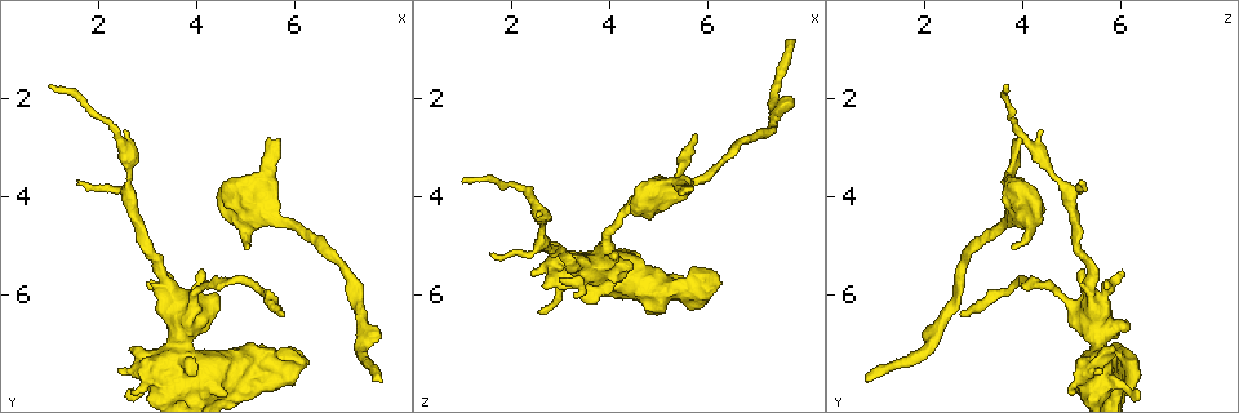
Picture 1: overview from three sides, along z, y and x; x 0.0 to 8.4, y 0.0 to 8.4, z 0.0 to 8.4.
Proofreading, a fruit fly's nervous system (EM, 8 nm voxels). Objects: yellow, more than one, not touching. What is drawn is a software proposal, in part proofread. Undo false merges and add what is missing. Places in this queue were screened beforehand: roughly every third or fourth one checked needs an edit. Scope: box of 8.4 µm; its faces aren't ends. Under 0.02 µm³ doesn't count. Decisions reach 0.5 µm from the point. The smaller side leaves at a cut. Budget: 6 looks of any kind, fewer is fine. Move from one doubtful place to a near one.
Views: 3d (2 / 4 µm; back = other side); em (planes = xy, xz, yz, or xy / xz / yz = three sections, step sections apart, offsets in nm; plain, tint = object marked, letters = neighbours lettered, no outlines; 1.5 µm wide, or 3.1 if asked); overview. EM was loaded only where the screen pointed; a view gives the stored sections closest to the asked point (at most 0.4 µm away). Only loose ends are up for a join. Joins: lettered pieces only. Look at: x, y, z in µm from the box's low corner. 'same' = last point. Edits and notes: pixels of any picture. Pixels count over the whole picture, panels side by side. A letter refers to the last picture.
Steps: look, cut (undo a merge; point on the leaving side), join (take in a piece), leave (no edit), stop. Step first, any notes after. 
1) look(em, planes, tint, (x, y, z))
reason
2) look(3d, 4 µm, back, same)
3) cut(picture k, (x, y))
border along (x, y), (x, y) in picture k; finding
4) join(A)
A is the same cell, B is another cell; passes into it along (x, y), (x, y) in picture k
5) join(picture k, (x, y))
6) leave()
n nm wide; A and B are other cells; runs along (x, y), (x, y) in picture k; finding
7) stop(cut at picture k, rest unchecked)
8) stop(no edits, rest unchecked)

look(em, planes, letters, (5.05, 5.05, 3.75))
free end

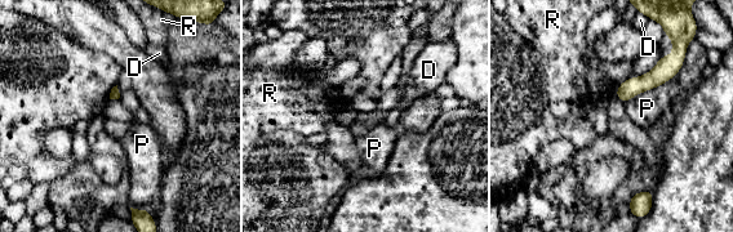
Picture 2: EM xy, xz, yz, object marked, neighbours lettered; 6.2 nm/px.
leave()
D, P and R are other cells; runs along (676, 52), (653, 79), (620, 94) in picture 2; none of them fits

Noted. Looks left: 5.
look(em, yz, step 8, letters, (7.80, 7.70, 0.85))
an open end

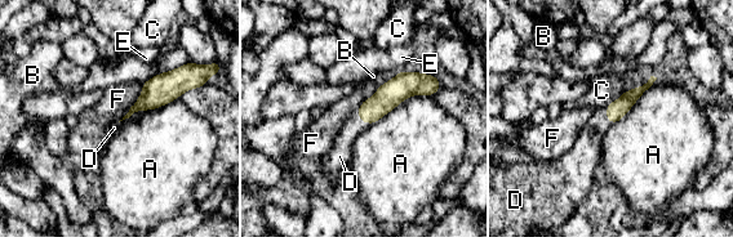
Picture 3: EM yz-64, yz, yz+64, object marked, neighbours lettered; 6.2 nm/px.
look(em, planes, letters, same)

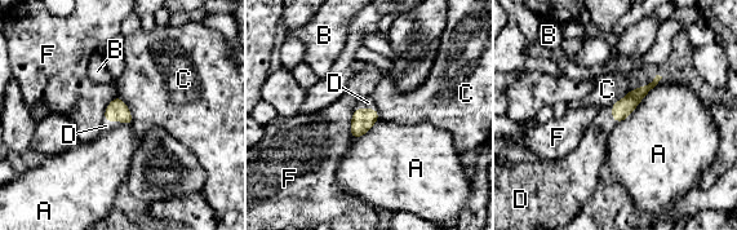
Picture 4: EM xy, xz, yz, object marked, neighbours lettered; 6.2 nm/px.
join(D)
D is the same cell, A, B, C and F are other cells; passes into it along (116, 110), (115, 120), (106, 125) in picture 4; it goes on there

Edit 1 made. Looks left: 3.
look(em, planes, letters, (1.05, 1.70, 3.70))
long arm stops here

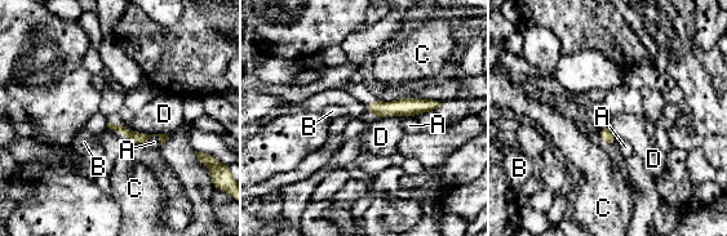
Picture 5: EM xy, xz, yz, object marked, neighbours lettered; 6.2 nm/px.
leave()
A, B, C and D are other cells; runs along (434, 105), (369, 107) in picture 5; none of them fits

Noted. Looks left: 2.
stop(join at picture 4, rest unchecked)

